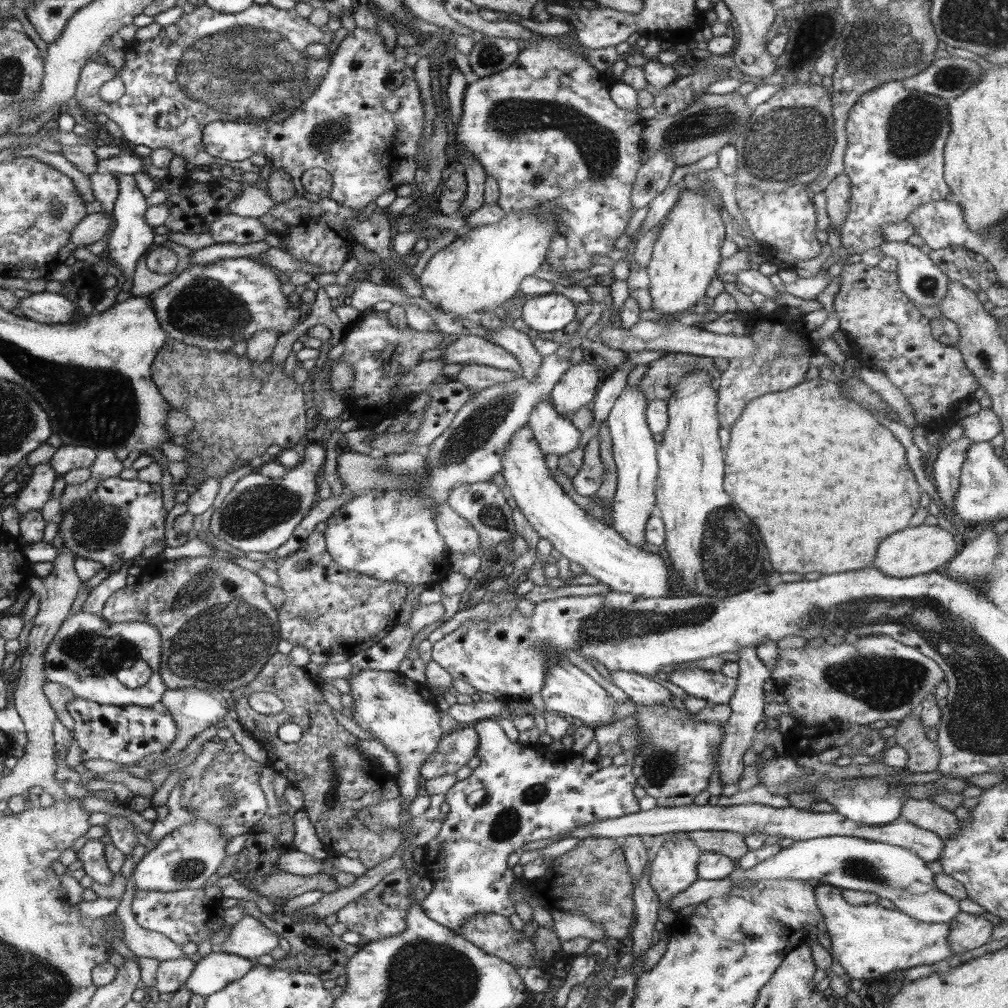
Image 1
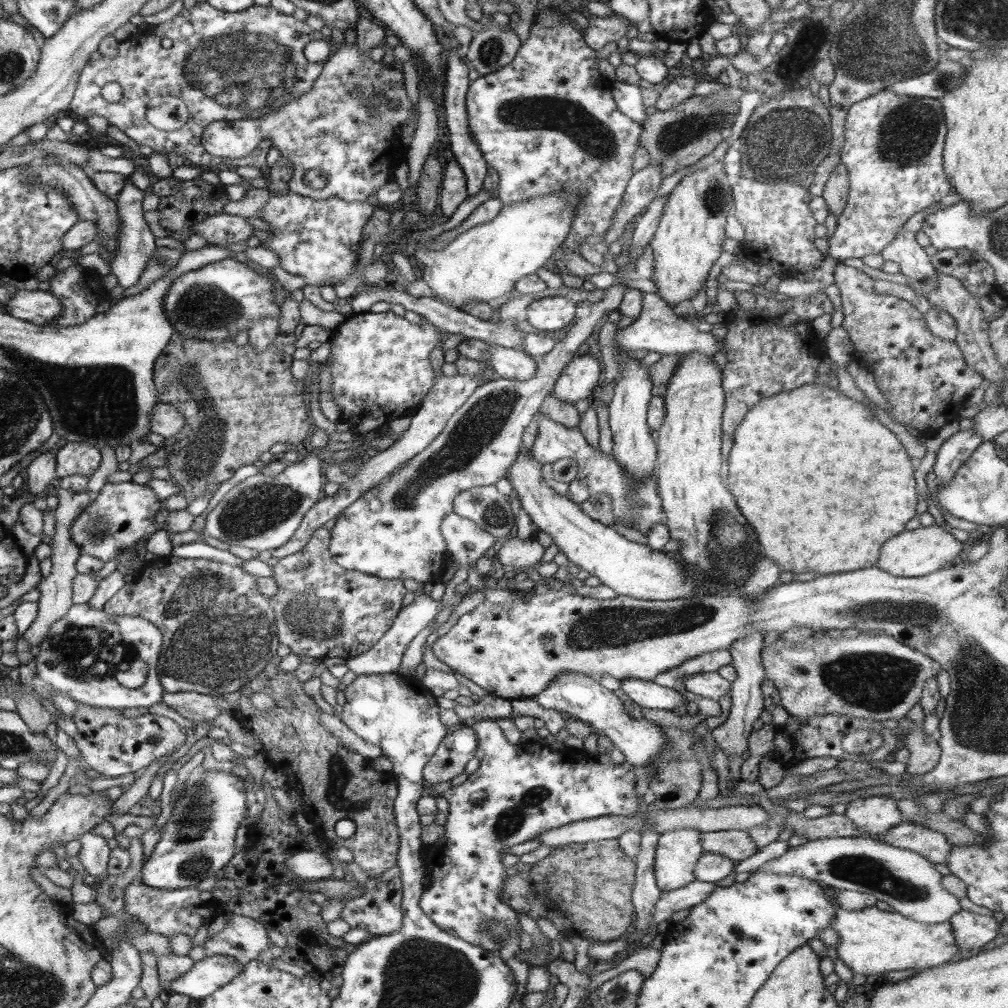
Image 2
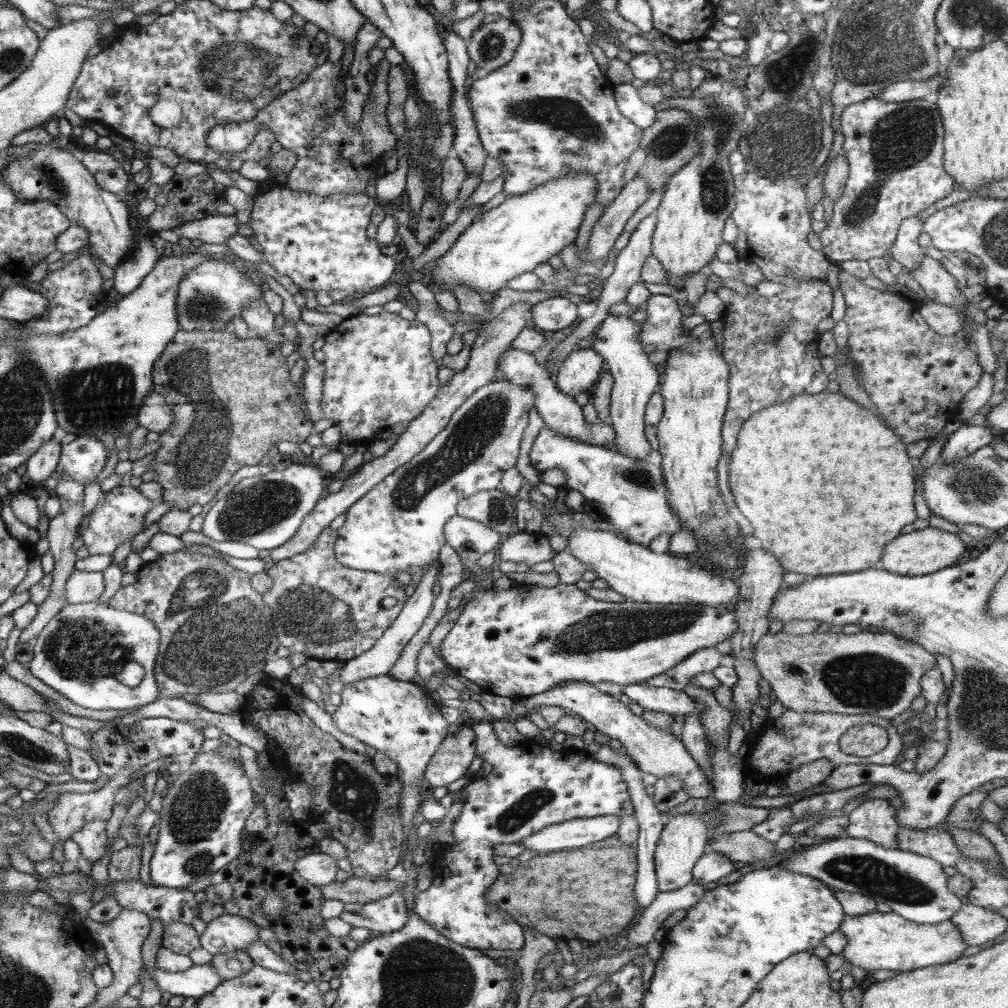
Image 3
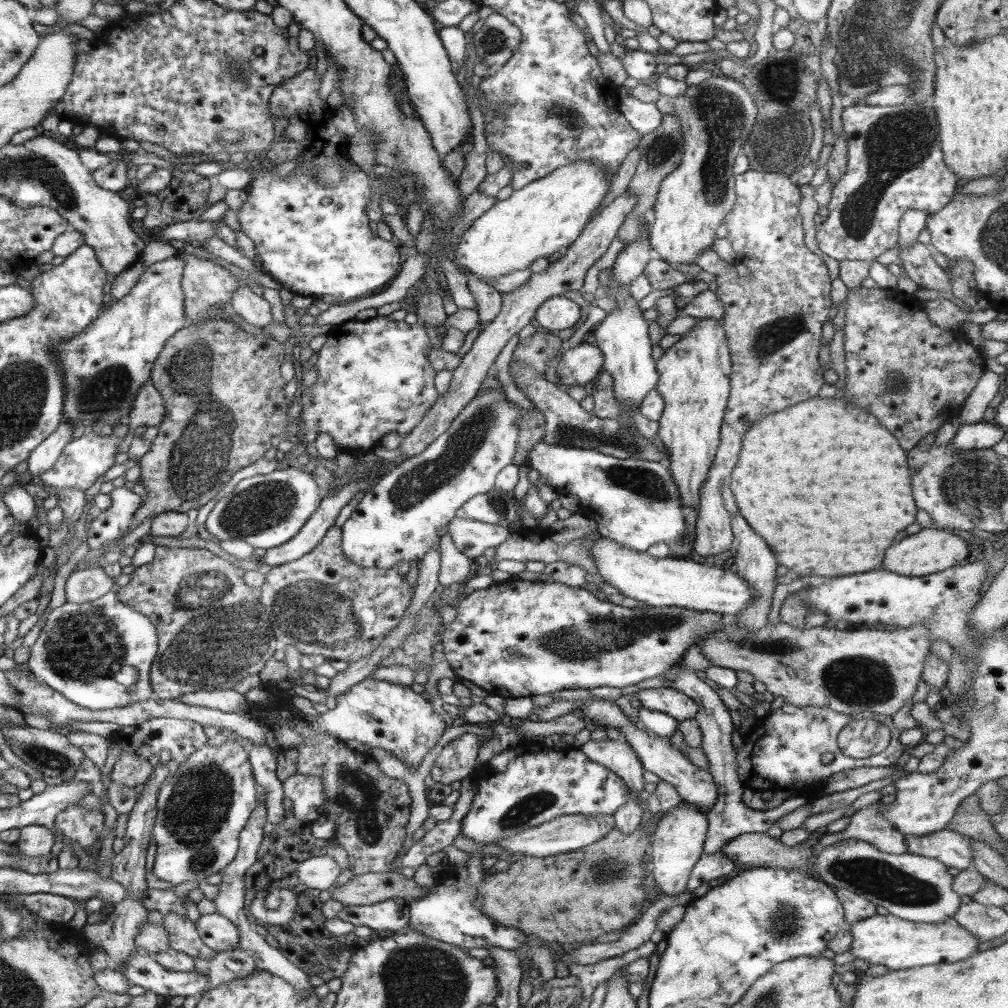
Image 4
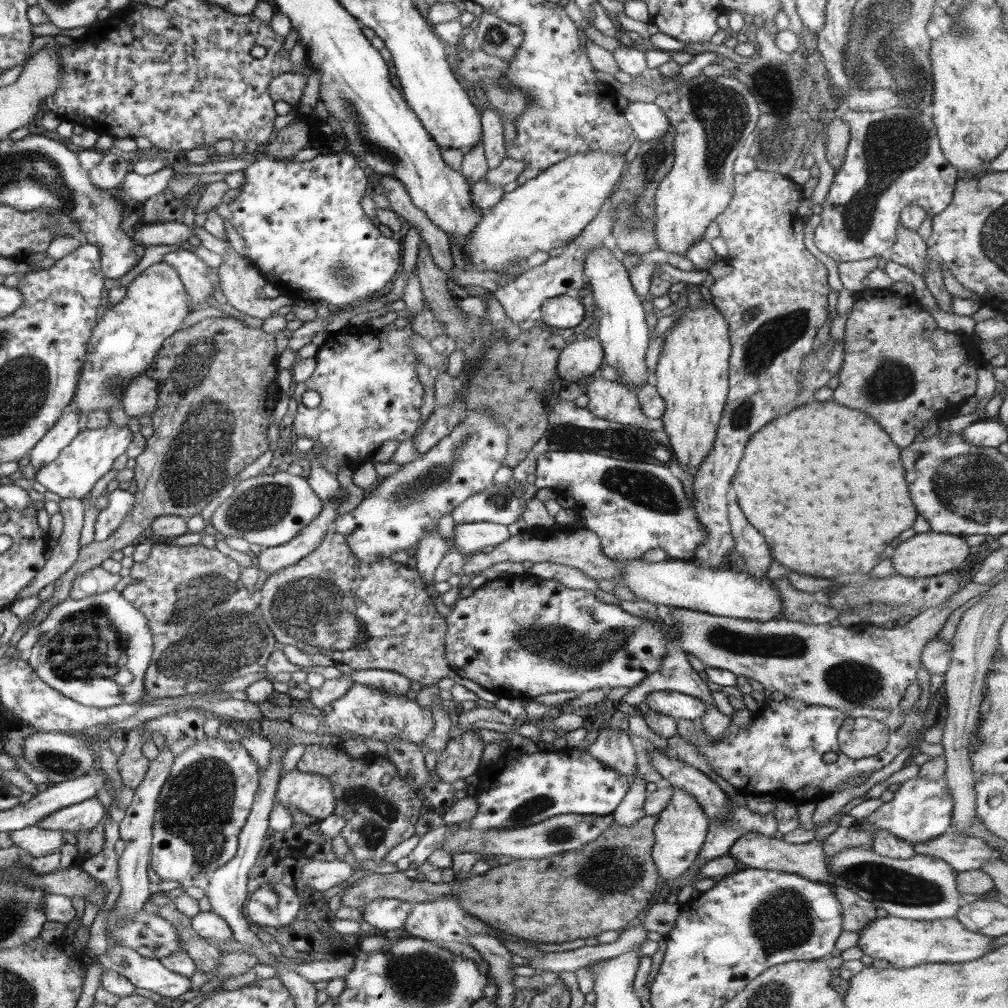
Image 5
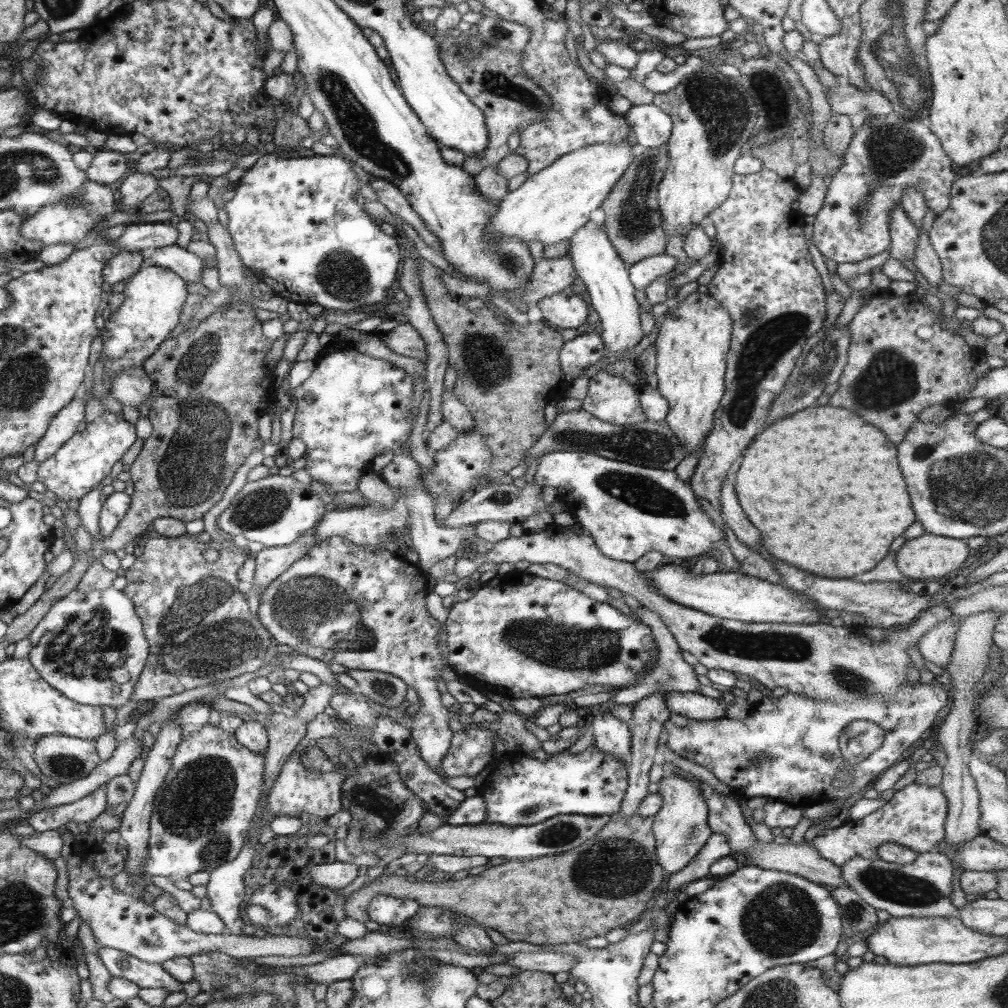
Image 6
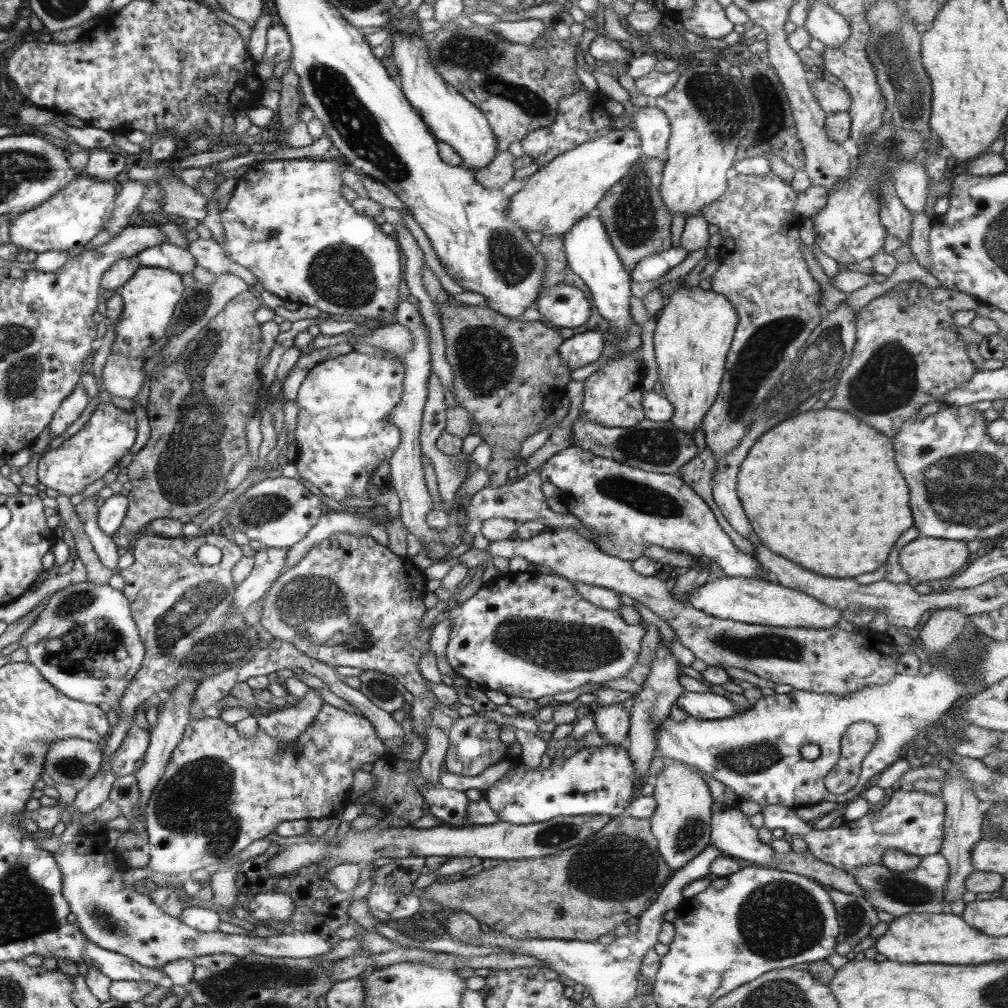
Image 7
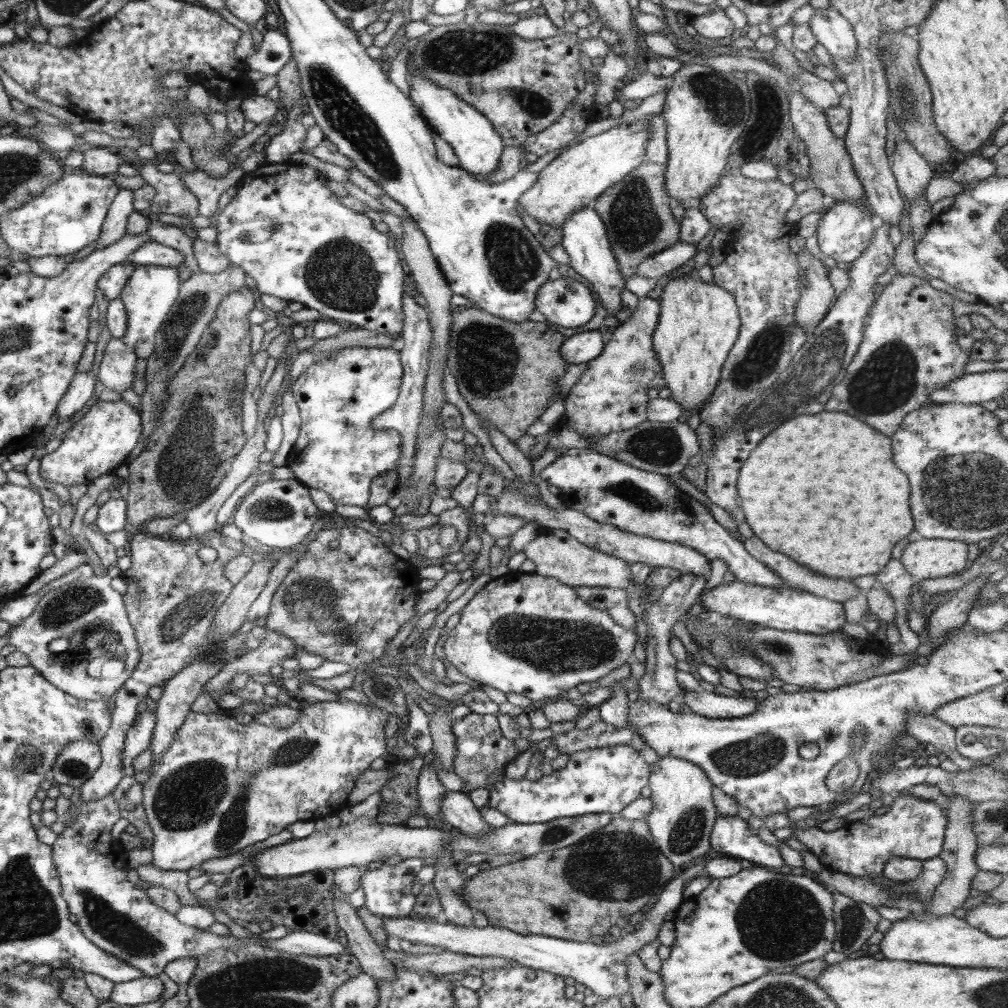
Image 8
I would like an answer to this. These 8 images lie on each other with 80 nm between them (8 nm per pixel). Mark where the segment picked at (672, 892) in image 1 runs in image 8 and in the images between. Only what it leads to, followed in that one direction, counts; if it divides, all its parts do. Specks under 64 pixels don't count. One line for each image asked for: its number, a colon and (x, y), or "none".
2: (677, 852)
3: (683, 840)
4: (678, 843)
5: (680, 831)
6: (681, 828)
7: (681, 823)
8: (683, 815)

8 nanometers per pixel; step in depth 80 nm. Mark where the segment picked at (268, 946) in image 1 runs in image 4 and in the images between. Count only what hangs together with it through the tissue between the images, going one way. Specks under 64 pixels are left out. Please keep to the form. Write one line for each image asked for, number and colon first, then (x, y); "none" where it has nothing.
2: (242, 938)
3: (226, 934)
4: (219, 934)

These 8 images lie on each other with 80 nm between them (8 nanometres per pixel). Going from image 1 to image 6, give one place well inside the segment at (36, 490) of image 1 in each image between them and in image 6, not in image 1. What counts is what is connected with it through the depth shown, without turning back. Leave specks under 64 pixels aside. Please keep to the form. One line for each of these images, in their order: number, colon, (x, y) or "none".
2: (41, 473)
3: (44, 463)
4: (45, 456)
5: (66, 429)
6: (64, 427)

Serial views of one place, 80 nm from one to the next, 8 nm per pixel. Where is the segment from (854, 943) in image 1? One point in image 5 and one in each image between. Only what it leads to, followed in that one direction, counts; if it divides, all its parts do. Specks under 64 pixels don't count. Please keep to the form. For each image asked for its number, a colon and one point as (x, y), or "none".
2: (872, 942)
3: (879, 941)
4: (898, 944)
5: (903, 943)

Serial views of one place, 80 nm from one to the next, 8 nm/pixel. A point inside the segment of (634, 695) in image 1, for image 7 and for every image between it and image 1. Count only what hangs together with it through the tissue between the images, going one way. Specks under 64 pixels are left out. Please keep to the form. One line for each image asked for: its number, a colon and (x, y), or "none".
2: (647, 694)
3: (657, 699)
4: (667, 700)
5: (675, 704)
6: (694, 705)
7: (709, 706)

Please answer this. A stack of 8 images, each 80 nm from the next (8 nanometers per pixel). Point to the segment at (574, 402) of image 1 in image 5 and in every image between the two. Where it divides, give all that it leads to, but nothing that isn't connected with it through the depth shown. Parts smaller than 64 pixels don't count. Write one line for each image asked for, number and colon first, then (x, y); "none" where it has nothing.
2: (582, 377)
3: (582, 369)
4: (582, 363)
5: (583, 358)

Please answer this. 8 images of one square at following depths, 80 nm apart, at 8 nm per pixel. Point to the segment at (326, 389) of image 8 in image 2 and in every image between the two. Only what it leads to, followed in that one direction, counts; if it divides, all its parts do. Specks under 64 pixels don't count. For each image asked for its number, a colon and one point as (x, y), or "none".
2: (381, 371)
3: (379, 372)
4: (374, 377)
5: (366, 377)
6: (361, 410)
7: (343, 436)

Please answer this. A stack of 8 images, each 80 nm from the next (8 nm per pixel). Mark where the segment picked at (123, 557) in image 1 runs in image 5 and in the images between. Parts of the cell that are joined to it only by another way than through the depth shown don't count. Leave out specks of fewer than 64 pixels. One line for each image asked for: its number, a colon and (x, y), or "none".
2: (123, 513)
3: (120, 517)
4: (110, 525)
5: (109, 519)

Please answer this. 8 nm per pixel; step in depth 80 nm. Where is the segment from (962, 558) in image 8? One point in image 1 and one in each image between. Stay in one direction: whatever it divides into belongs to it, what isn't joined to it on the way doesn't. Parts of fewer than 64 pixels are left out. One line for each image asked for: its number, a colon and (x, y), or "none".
1: (922, 549)
2: (912, 553)
3: (924, 551)
4: (930, 550)
5: (930, 553)
6: (928, 557)
7: (927, 559)

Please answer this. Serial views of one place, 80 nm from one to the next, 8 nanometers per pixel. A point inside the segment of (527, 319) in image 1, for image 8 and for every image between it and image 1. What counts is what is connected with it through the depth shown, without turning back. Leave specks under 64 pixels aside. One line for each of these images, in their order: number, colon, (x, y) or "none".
2: (554, 312)
3: (555, 313)
4: (558, 313)
5: (562, 311)
6: (560, 309)
7: (564, 306)
8: (566, 302)

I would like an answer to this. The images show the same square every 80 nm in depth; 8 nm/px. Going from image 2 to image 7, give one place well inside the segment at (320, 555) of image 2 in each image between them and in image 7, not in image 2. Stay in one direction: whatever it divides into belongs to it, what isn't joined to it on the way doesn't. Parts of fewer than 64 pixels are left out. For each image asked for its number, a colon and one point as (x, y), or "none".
3: (324, 610)
4: (323, 603)
5: (371, 616)
6: (341, 603)
7: (360, 605)

